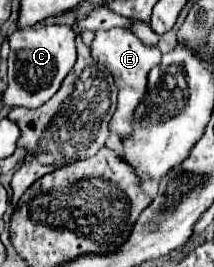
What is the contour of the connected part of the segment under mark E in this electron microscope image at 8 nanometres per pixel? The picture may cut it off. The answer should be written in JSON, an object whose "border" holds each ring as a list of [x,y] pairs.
{"border":[[[109,29],[109,31],[95,31],[95,39],[91,43],[91,55],[95,55],[95,61],[107,67],[119,89],[119,103],[115,117],[111,119],[109,131],[115,135],[129,135],[133,123],[133,111],[147,89],[147,73],[151,71],[151,67],[155,67],[161,61],[161,51],[157,45],[145,45],[129,29]]]}

